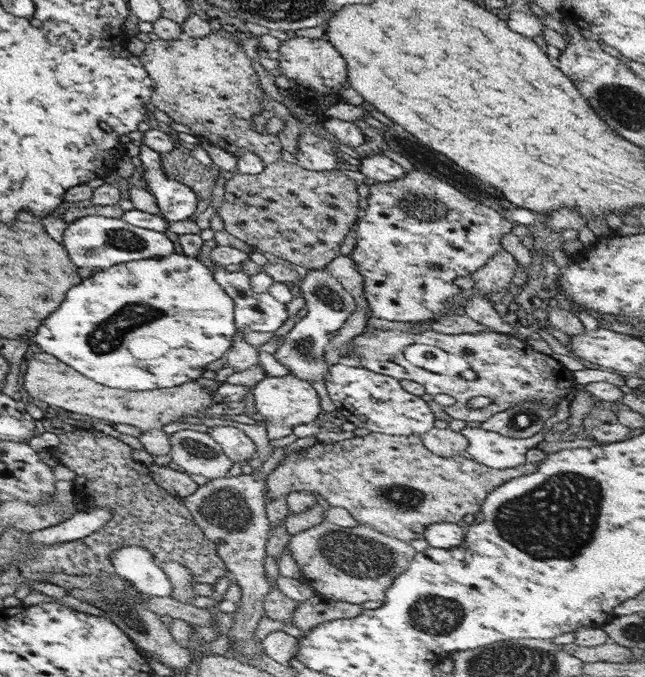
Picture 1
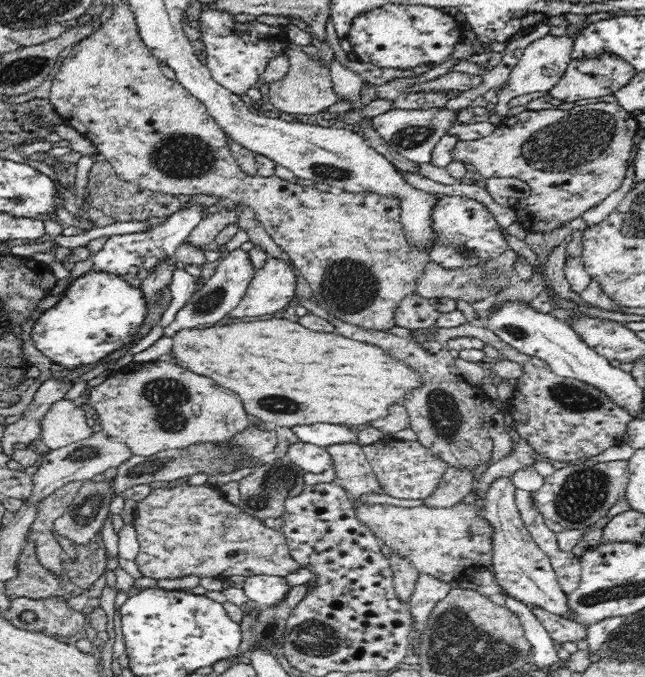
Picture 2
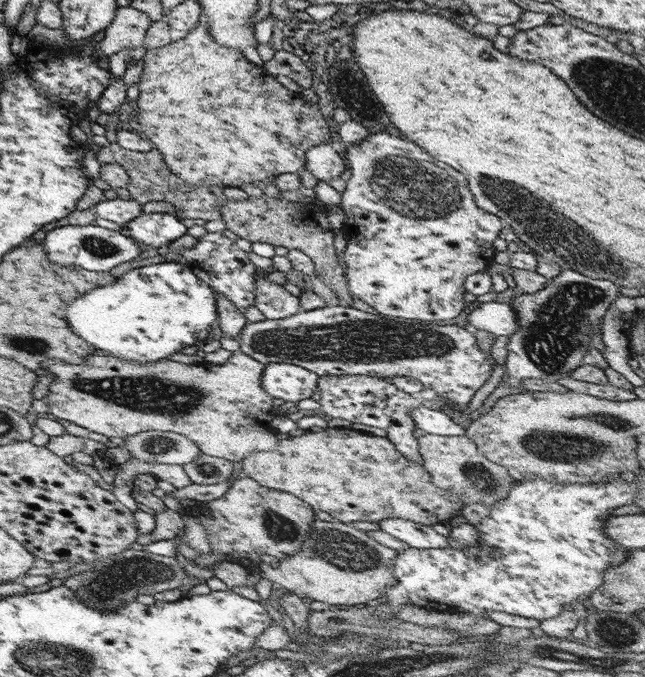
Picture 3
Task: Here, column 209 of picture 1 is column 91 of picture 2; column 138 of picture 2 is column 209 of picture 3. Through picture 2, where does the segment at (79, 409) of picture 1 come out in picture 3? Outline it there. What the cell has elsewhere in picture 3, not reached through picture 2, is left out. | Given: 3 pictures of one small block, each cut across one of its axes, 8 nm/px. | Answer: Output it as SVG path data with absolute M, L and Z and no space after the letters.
M240 351L234 353L225 364L214 364L214 372L210 372L204 364L180 364L172 360L136 364L111 356L102 358L104 360L93 355L93 364L76 365L55 359L42 363L41 368L56 376L45 390L44 400L50 407L49 416L108 438L124 439L140 432L154 431L178 433L194 442L204 454L232 462L243 461L253 452L268 452L278 446L280 438L270 425L278 417L272 403L274 397L261 387L261 374L266 370L266 364L258 363Z

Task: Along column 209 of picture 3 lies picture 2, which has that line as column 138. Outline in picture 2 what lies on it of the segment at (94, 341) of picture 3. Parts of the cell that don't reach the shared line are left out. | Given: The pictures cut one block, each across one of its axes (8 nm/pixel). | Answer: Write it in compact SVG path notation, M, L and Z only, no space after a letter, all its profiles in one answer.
M91 269L86 274L75 278L70 286L61 285L57 291L64 292L64 296L36 320L31 338L38 351L42 352L53 364L67 370L96 364L123 348L125 344L132 342L148 315L147 301L142 288L131 286L116 273Z

